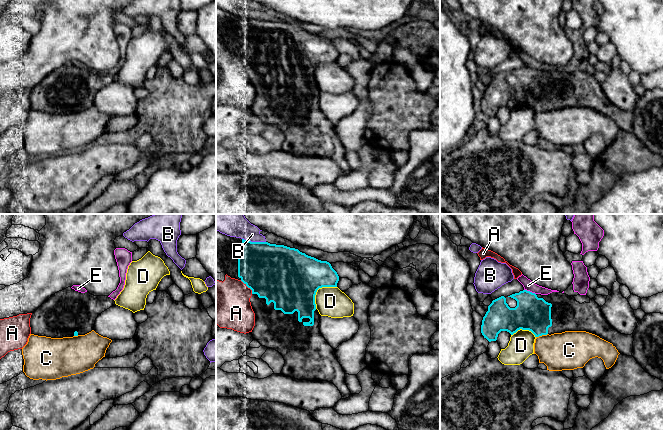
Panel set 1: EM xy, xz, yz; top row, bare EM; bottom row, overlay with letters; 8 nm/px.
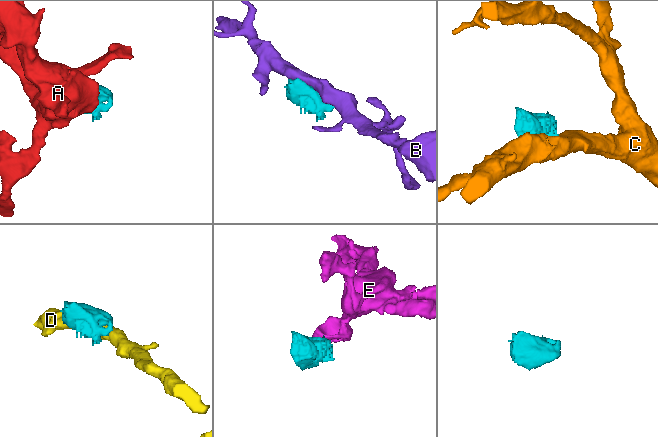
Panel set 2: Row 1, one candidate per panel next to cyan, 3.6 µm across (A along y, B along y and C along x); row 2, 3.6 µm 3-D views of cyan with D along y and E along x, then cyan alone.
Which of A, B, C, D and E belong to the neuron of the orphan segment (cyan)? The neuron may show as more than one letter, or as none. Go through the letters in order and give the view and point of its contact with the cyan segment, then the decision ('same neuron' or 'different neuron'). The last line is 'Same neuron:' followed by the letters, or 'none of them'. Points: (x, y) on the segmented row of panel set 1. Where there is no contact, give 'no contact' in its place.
A: xz (247, 286) | different neuron
B: xz (254, 242) | different neuron
C: yz (541, 335) | different neuron
D: xz (317, 289) | different neuron
E: yz (530, 292) | different neuron
Same neuron: none of them

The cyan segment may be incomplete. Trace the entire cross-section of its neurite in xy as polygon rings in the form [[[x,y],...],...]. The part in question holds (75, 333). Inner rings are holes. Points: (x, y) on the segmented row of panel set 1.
[[[68,287],[52,295],[30,318],[31,334],[51,338],[85,335],[94,330],[99,314],[115,301]]]

